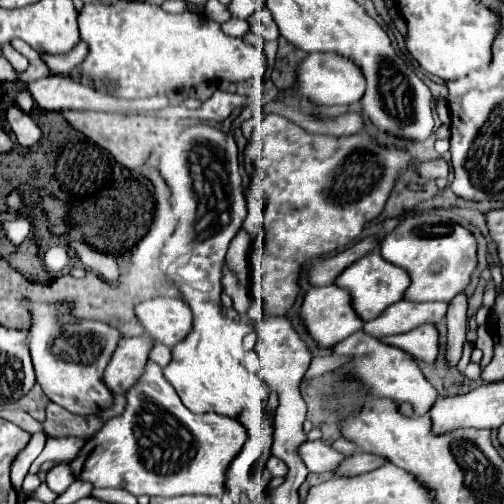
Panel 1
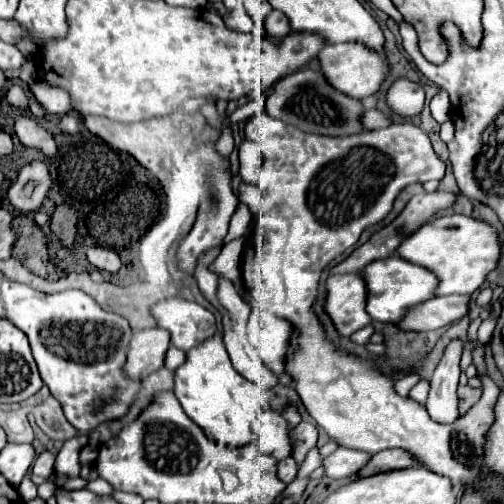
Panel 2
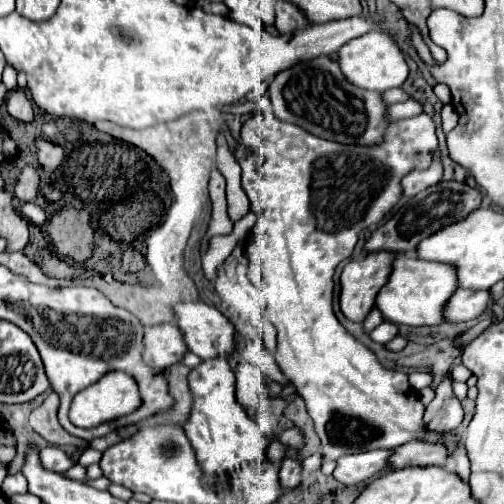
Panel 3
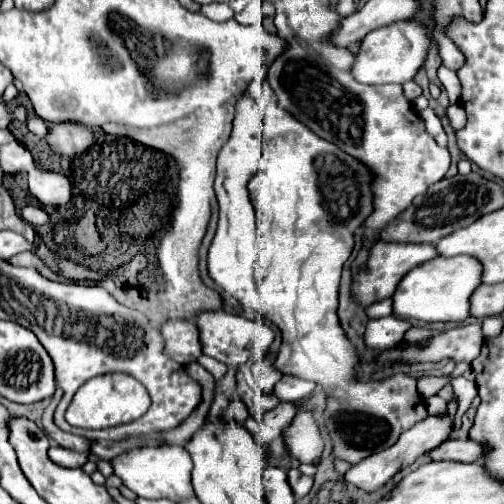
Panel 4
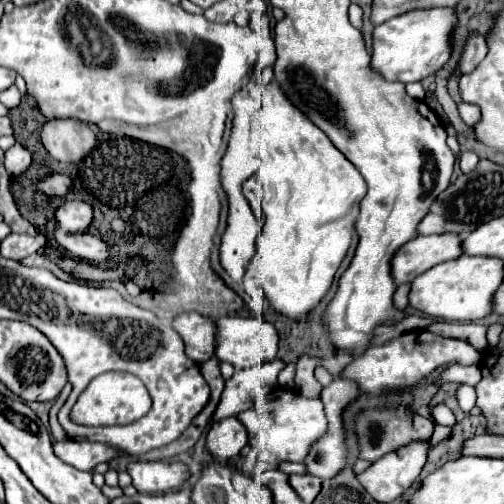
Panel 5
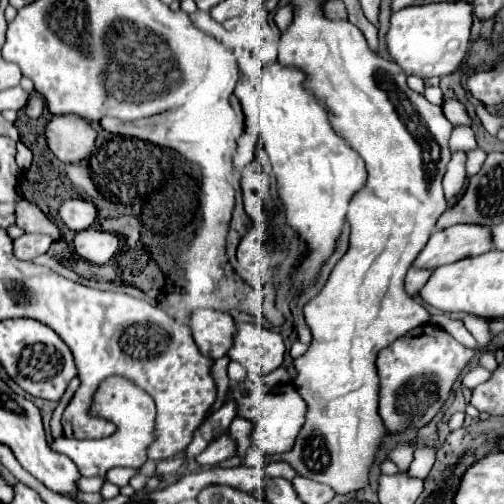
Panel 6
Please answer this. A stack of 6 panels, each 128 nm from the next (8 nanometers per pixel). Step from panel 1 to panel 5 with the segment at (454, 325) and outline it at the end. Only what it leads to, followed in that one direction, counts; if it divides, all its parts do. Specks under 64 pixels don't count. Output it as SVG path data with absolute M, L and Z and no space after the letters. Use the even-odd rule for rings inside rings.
M414 440L404 448L384 454L370 464L370 468L358 474L358 480L378 502L392 502L414 482L414 478L418 478L428 450L428 440Z

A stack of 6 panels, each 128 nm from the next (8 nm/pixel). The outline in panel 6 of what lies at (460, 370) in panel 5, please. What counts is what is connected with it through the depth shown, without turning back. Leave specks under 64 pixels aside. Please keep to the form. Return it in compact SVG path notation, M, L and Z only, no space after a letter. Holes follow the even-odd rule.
M474 366L474 368L470 368L466 374L464 374L464 378L462 378L462 386L466 386L466 388L476 388L478 384L482 384L482 382L486 382L490 378L490 370L486 370L486 368L480 368L480 366Z

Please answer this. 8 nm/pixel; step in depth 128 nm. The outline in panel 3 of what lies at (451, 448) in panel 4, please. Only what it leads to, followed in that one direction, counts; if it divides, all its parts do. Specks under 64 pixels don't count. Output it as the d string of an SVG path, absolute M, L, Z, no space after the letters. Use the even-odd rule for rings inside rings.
M408 442L398 446L390 460L390 468L406 468L406 466L444 466L448 458L448 448L444 444L428 444L428 442Z

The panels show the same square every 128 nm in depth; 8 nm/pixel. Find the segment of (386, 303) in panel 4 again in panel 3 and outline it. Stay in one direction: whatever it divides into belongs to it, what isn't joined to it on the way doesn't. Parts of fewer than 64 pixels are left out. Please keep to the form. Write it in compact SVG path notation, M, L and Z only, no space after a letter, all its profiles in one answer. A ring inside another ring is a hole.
M374 308L374 310L366 316L366 320L364 320L364 332L366 332L366 334L370 334L378 324L382 324L382 320L384 320L384 318L382 318L382 314Z

